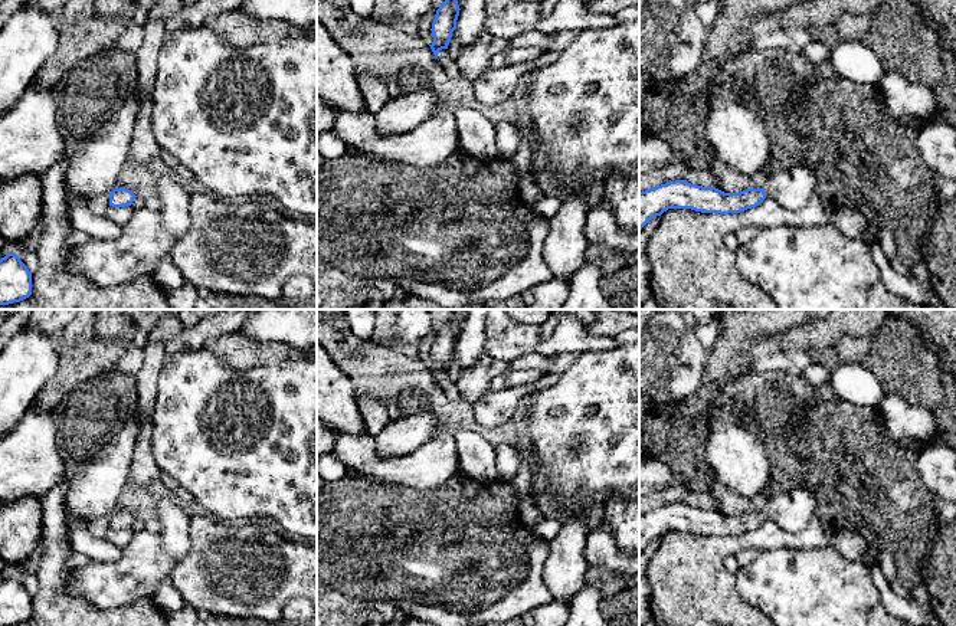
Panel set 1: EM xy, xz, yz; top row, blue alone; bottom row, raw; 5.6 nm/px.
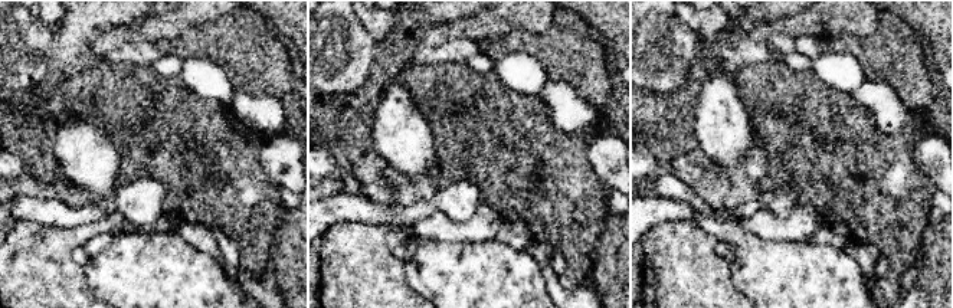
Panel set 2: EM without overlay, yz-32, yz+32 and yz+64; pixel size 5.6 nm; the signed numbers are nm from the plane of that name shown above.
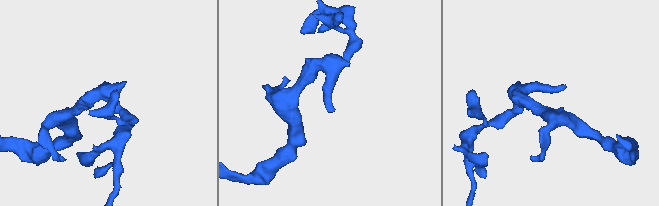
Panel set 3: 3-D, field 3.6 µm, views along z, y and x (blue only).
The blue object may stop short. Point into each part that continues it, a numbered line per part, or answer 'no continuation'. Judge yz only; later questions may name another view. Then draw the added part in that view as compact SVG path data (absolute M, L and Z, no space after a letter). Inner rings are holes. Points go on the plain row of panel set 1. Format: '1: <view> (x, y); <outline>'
1: yz (792, 510); M803 488L772 492L763 507L766 520L773 521L789 535L801 532L816 515L816 498Z

